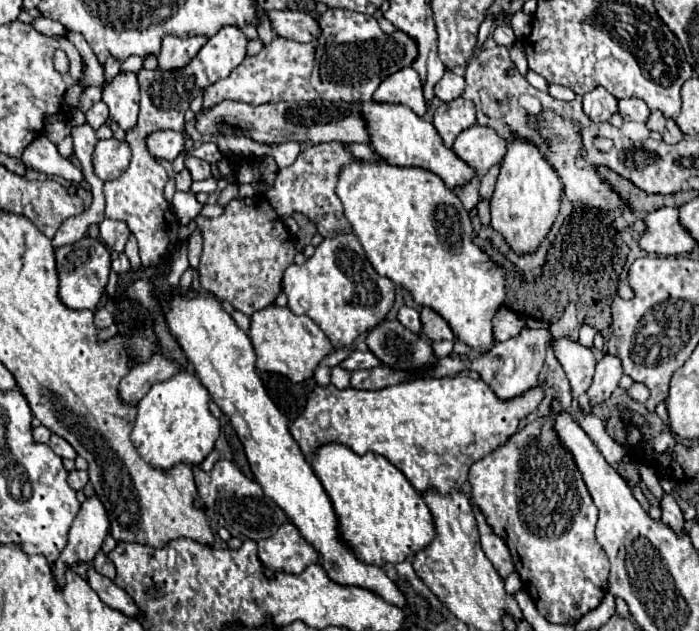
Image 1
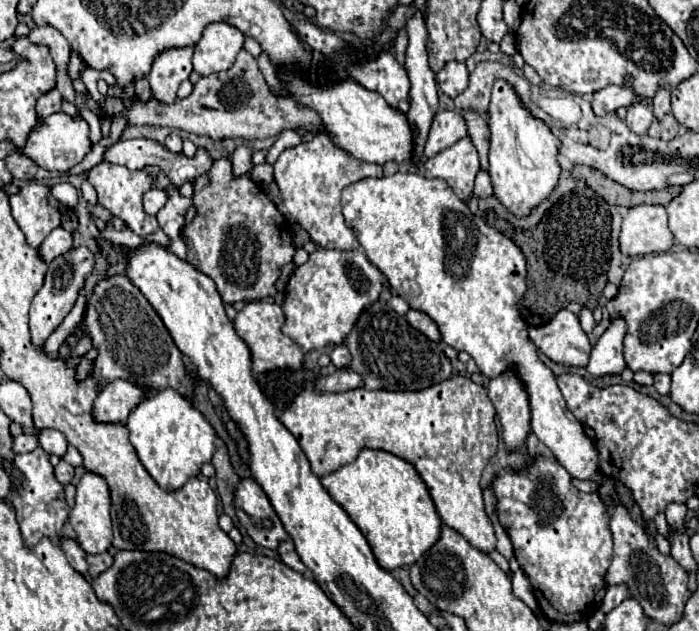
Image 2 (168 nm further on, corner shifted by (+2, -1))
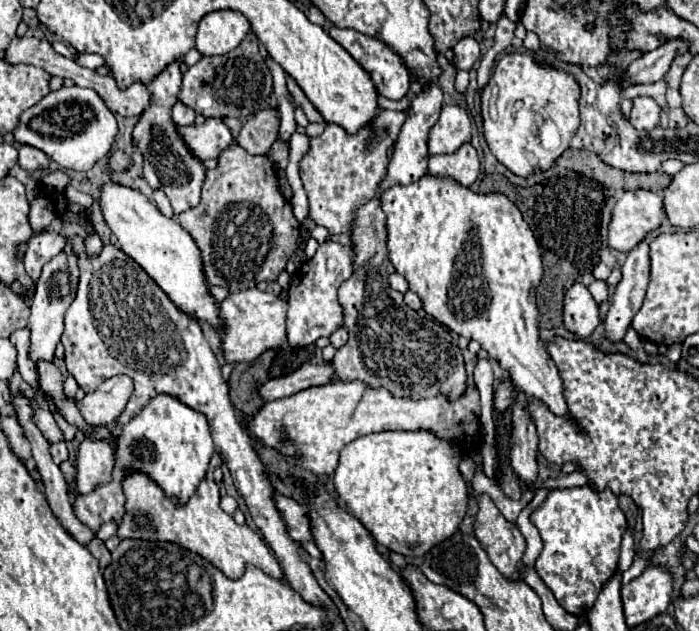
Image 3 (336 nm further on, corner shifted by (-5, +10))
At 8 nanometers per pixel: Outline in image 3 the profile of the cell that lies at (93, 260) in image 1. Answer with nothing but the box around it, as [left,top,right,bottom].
[29,254,79,360]

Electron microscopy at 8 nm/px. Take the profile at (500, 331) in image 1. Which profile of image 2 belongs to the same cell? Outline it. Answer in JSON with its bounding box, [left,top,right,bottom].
[530,309,592,367]

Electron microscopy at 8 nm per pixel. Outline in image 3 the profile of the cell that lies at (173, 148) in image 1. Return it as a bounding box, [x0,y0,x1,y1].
[171,102,195,126]

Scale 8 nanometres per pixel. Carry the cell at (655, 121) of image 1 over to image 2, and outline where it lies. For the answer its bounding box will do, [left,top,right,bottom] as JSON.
[654,87,670,119]

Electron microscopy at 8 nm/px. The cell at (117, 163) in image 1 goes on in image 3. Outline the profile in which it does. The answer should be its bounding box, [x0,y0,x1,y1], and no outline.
[177,118,235,162]

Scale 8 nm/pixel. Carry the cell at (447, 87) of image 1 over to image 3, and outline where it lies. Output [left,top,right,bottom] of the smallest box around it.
[453,38,479,70]

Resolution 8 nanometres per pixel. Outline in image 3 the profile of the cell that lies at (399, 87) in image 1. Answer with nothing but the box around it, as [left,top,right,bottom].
[329,26,411,100]

